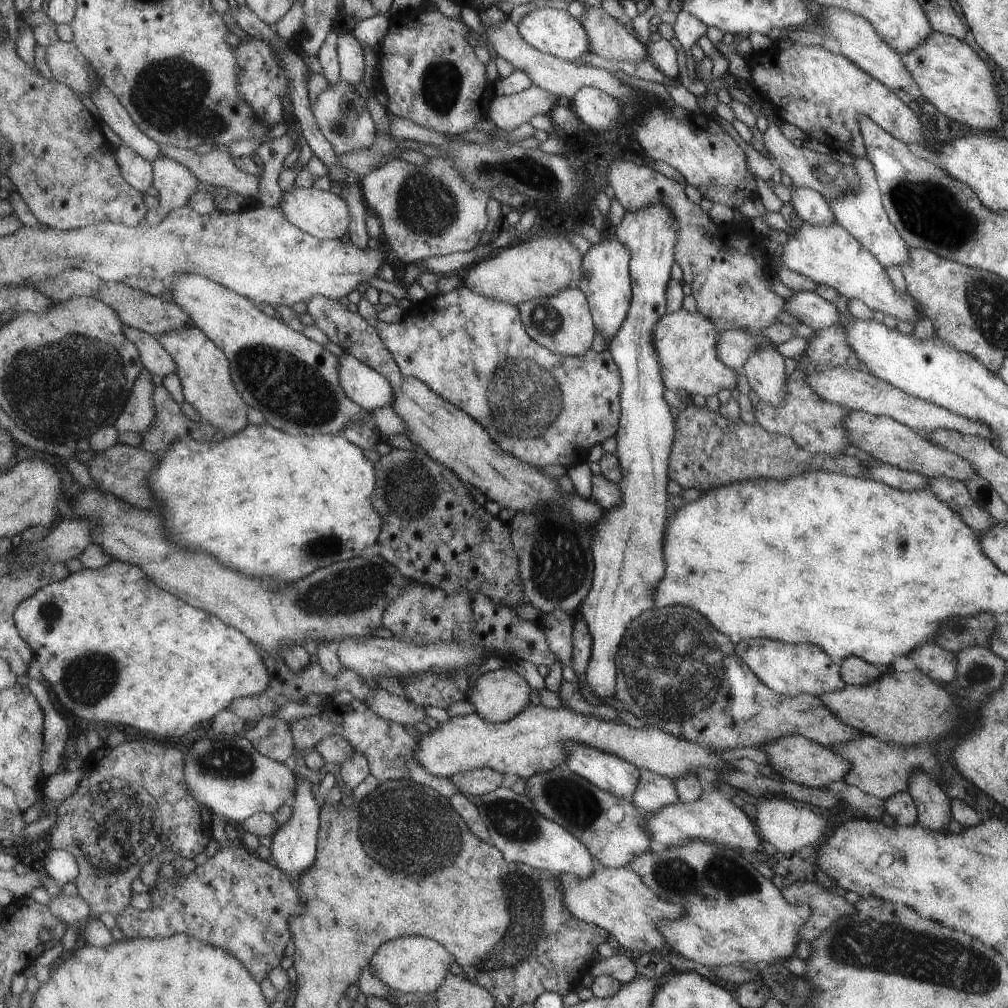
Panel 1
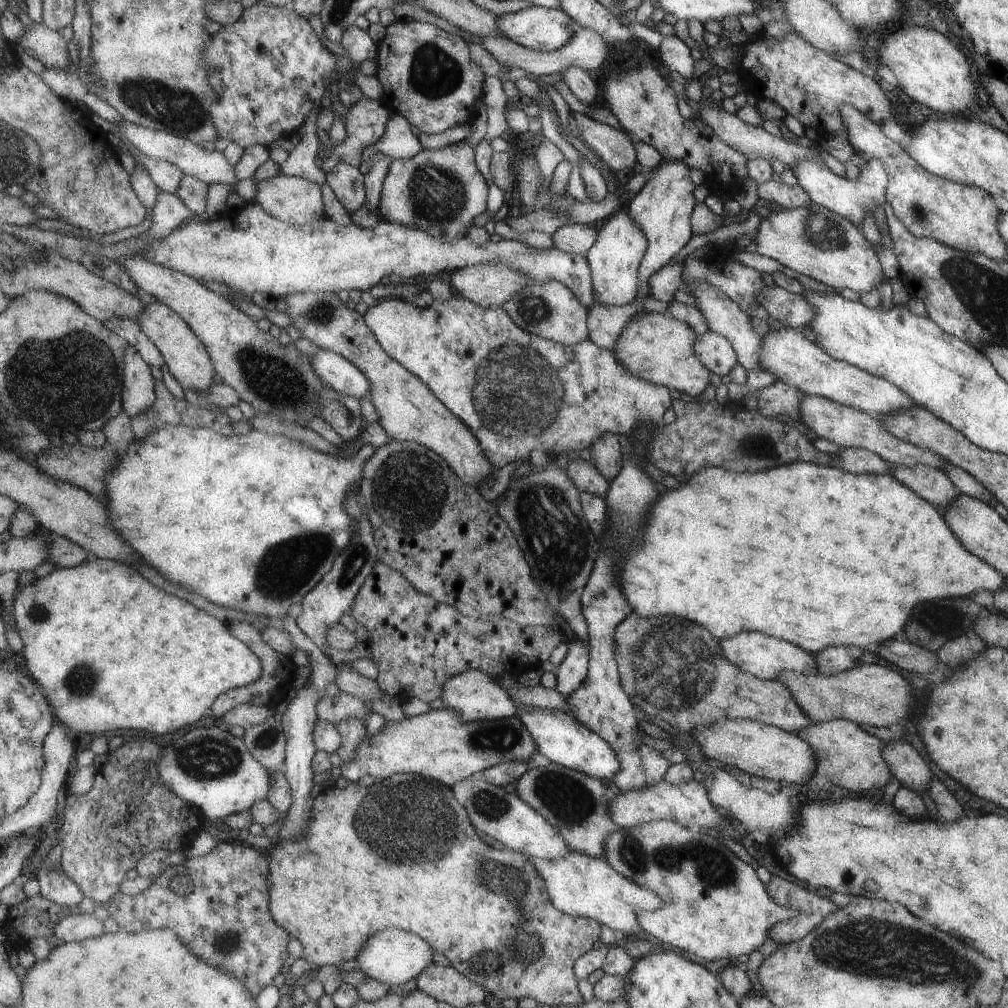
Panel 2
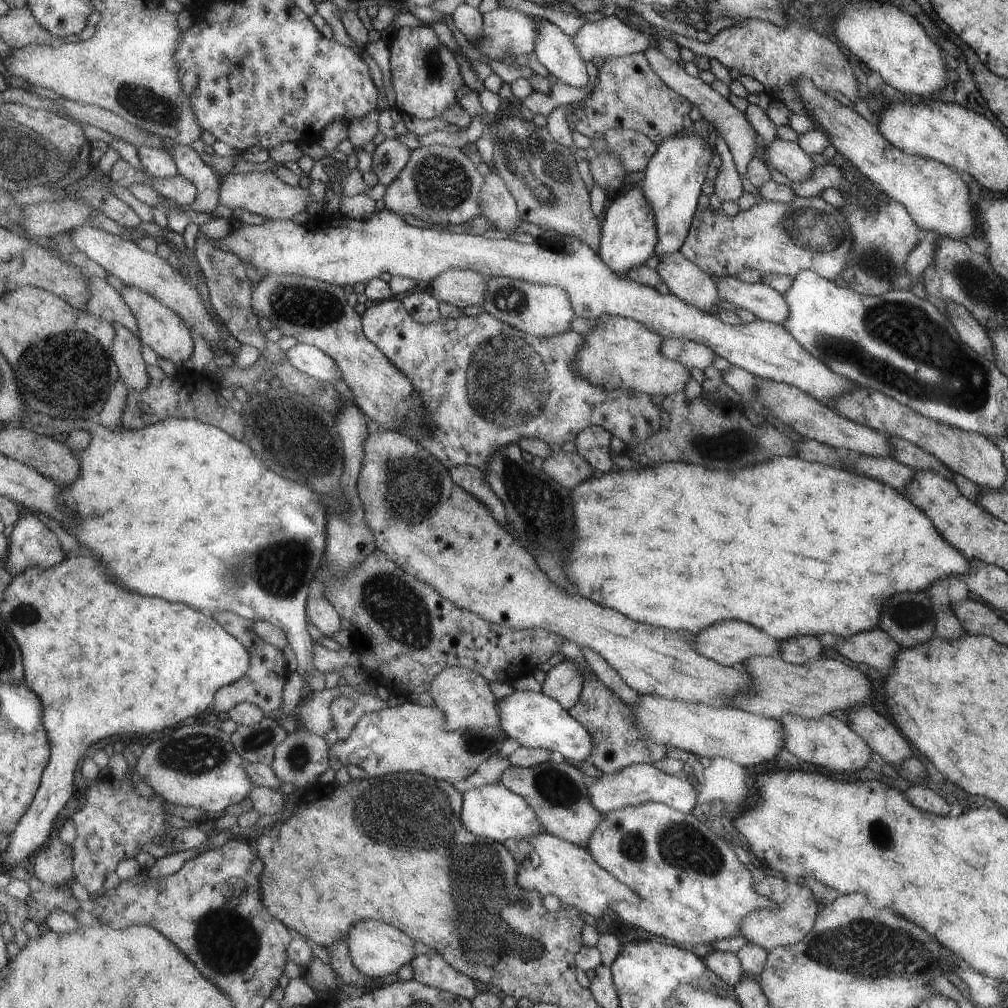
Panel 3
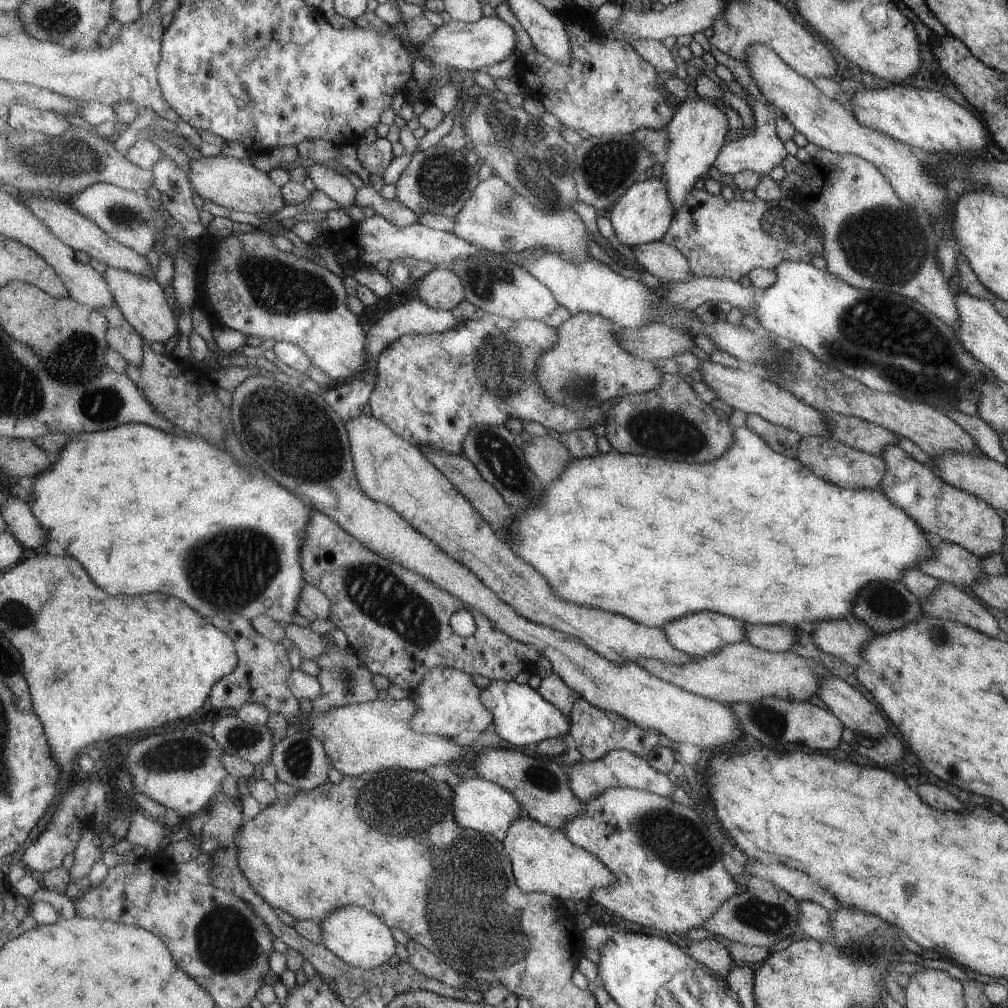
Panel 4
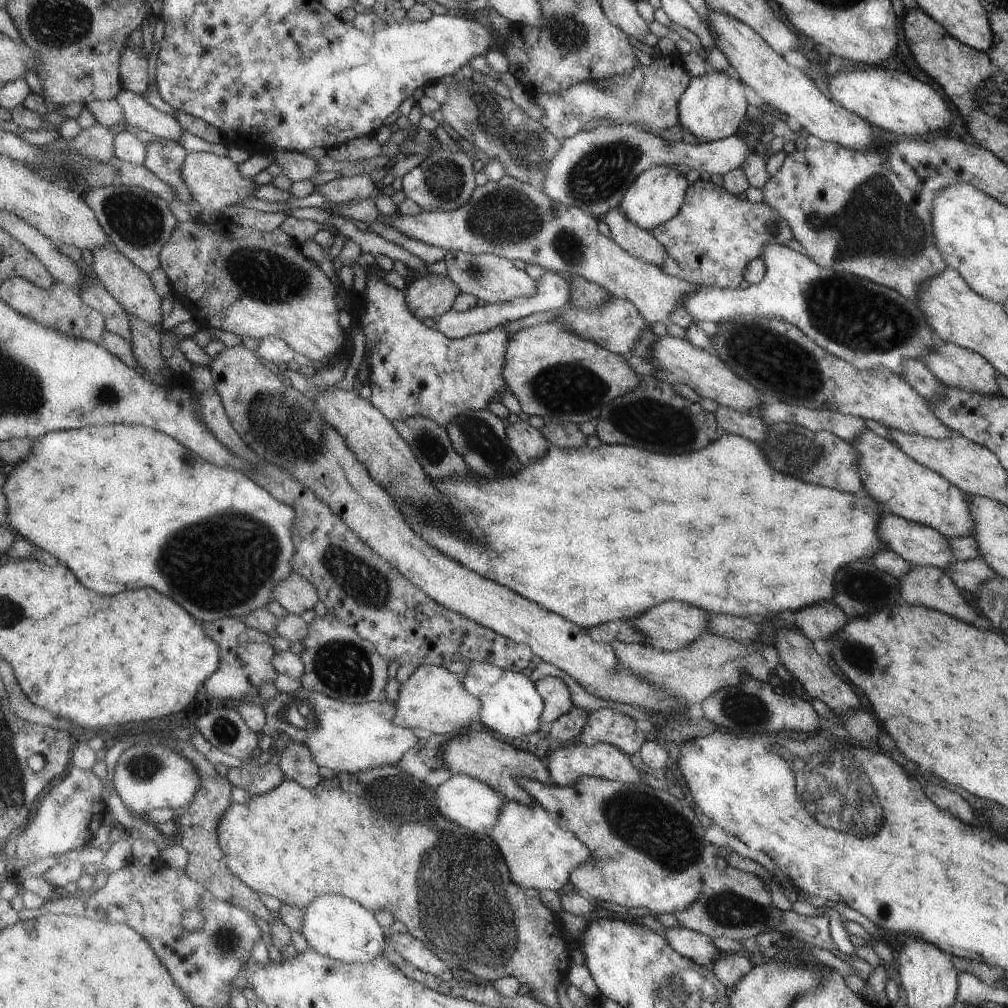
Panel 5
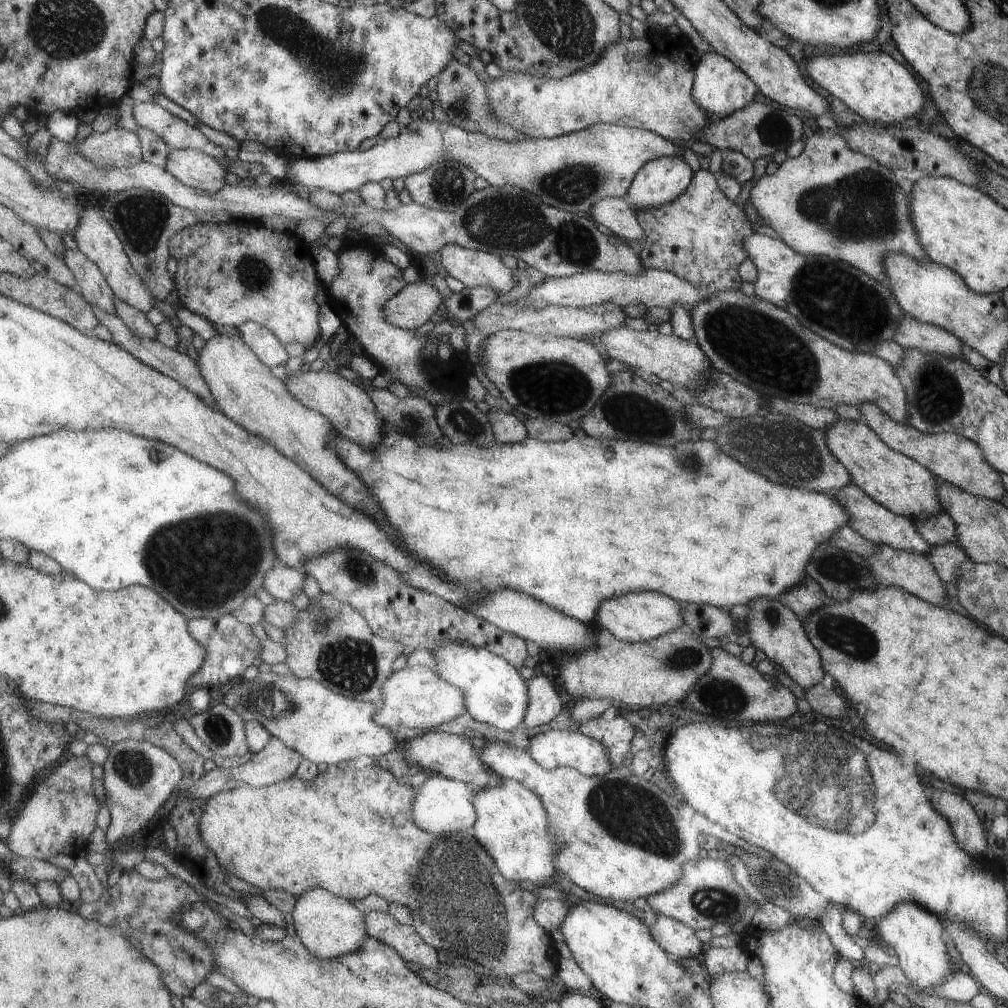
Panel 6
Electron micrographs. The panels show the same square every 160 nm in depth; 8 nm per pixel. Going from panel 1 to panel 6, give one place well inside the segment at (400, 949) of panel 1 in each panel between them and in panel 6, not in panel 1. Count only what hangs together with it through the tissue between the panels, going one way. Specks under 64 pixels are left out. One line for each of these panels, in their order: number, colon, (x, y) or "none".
2: (393, 956)
3: (378, 949)
4: (363, 940)
5: (337, 927)
6: (330, 927)

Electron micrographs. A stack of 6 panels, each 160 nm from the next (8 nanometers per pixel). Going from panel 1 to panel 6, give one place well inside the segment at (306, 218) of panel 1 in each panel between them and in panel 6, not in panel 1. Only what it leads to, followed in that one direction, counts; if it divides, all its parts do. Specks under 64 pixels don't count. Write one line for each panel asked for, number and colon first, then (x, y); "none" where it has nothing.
2: (297, 201)
3: (265, 193)
4: (236, 184)
5: (216, 182)
6: (194, 168)

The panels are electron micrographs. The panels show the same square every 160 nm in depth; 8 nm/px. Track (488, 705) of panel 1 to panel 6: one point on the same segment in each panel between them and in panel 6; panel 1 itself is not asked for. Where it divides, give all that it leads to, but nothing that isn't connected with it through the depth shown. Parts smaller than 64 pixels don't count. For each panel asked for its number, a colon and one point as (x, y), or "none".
2: (475, 695)
3: (465, 696)
4: (448, 701)
5: (434, 699)
6: (416, 697)

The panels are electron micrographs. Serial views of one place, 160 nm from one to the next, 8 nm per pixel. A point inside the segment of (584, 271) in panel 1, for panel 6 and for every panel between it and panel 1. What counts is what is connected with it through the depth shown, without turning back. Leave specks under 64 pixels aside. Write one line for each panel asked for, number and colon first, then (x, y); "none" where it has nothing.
2: (614, 258)
3: (628, 236)
4: (643, 214)
5: (655, 197)
6: (659, 181)

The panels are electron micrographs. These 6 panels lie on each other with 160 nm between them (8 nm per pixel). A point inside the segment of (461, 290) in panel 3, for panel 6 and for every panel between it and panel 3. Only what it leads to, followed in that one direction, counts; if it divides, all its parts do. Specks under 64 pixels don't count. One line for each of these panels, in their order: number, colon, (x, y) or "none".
4: (441, 288)
5: (430, 296)
6: (417, 304)

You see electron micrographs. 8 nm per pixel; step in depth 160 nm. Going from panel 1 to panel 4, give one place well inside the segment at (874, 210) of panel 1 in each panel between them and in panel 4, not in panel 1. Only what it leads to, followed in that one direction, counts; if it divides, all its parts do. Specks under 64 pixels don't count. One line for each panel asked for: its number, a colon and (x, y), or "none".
2: (848, 198)
3: (786, 157)
4: (761, 151)

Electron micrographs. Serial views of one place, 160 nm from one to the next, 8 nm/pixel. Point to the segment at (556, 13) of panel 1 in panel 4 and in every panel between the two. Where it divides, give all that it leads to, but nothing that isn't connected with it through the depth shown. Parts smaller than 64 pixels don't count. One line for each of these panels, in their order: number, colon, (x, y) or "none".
2: (539, 28)
3: (509, 31)
4: (463, 46)

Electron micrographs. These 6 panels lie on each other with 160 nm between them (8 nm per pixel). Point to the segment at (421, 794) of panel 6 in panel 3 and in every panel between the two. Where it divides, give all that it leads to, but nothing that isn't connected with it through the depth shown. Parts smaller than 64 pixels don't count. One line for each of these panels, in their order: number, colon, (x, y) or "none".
3: (492, 810)
4: (484, 806)
5: (474, 804)

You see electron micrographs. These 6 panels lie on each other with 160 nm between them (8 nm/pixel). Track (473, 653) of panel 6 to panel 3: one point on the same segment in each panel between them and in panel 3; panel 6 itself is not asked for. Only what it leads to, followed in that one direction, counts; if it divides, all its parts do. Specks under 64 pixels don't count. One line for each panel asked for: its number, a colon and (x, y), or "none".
3: (534, 720)
4: (522, 717)
5: (511, 705)

